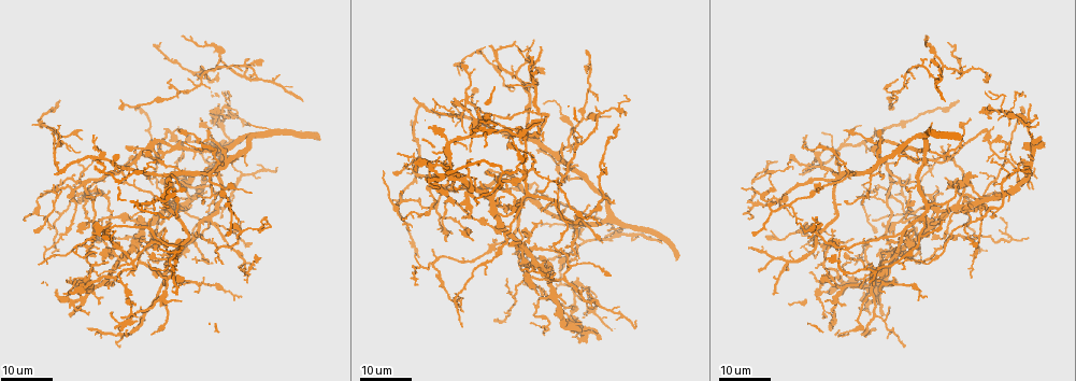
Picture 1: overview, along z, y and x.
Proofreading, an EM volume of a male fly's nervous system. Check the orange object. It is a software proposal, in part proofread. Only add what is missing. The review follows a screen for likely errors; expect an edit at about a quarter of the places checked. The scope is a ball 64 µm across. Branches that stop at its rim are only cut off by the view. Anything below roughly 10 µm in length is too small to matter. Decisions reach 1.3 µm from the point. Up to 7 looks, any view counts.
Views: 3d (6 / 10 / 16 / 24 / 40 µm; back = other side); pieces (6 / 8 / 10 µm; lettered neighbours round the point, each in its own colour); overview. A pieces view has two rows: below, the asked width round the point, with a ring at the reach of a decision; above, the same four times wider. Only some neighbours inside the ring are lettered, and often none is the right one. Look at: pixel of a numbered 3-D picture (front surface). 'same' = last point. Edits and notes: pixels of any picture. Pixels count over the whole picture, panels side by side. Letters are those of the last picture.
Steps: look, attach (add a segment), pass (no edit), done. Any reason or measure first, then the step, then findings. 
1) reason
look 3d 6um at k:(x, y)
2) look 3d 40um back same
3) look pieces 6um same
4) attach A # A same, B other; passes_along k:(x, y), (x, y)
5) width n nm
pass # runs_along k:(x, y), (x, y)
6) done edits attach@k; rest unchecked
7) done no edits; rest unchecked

thick end
look 3d 24um at 1:(470, 190)

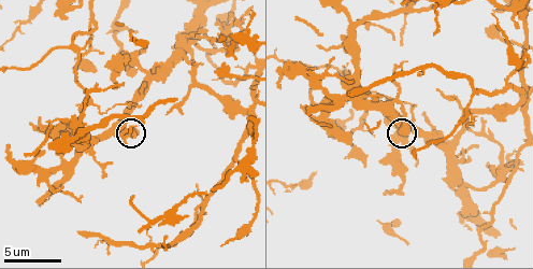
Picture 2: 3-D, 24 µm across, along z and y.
look pieces 8um at 2:(400, 131)

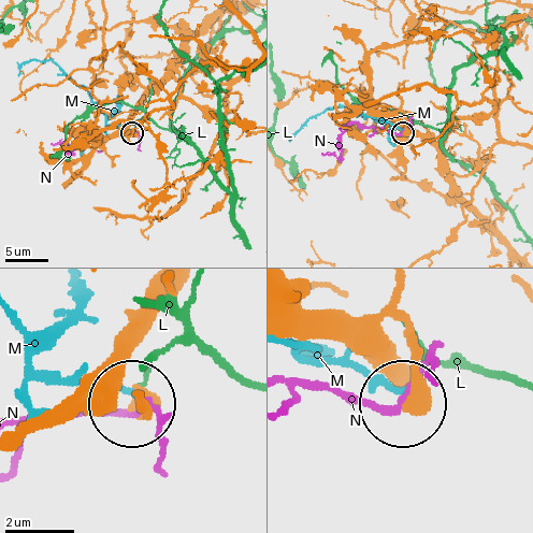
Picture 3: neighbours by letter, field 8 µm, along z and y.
pass # L other, M other, N other; none of them fits

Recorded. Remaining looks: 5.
branch stops here
look 3d 24um at 1:(496, 239)

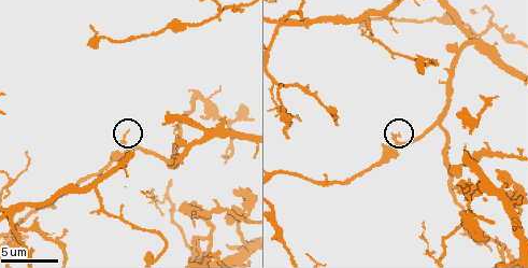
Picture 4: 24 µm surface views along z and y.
what lies round it
look pieces 6um at 4:(128, 129)

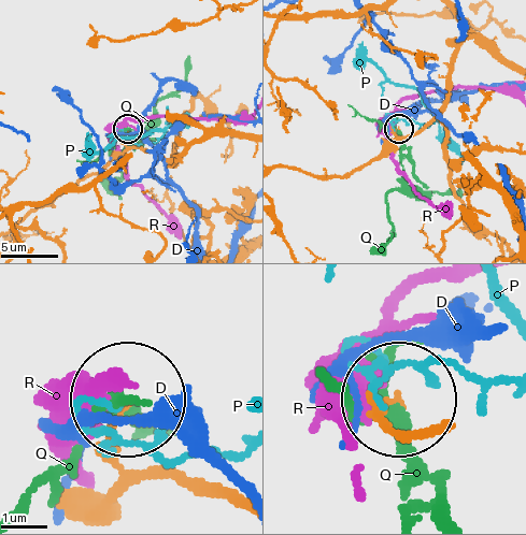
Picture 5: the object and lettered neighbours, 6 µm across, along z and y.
pass # D other, P other, Q other, R other; no lettered segment goes on from it

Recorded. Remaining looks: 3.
an open end
look 3d 24um at 1:(790, 157)

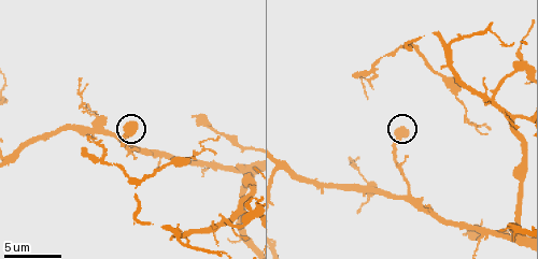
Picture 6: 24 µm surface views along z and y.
look 3d 6um at 6:(132, 126)

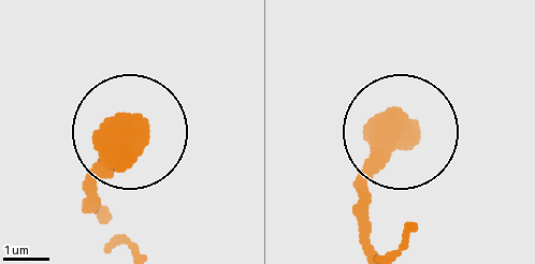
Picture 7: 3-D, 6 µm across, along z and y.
what lies round it
look pieces 10um at 7:(402, 122)

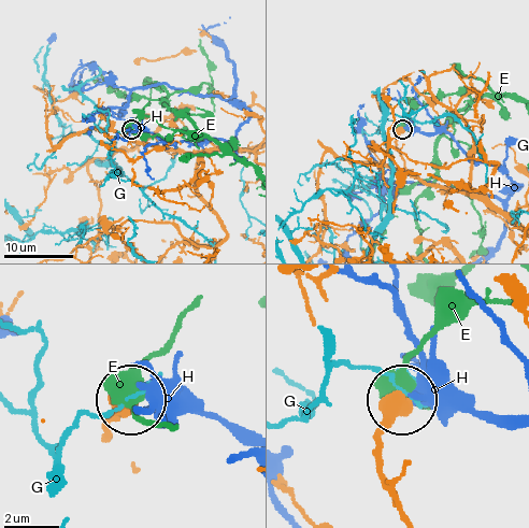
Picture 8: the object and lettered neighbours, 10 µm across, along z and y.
pass # E other, G other, H other; runs_along 8:(408, 517), (377, 462), (377, 428), (396, 402); none of them fits

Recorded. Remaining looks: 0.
done no edits; rest unchecked

